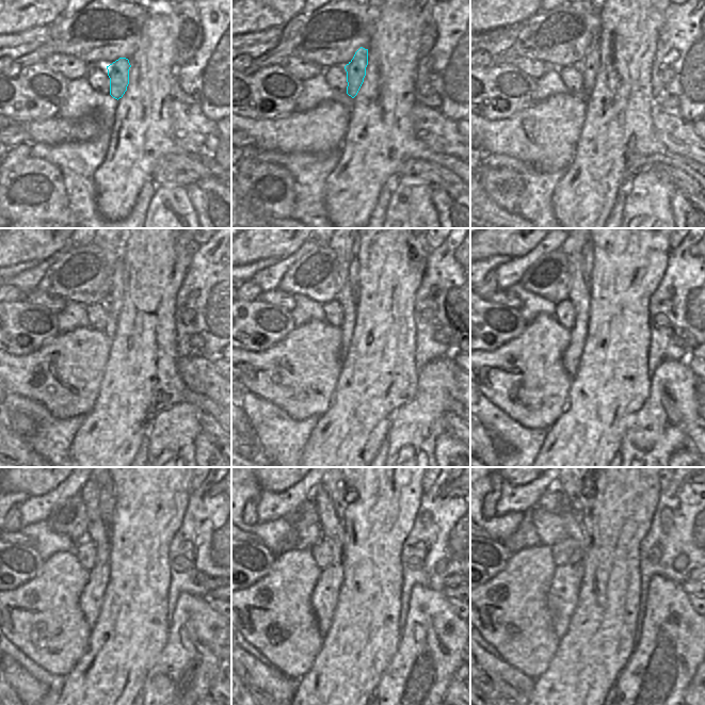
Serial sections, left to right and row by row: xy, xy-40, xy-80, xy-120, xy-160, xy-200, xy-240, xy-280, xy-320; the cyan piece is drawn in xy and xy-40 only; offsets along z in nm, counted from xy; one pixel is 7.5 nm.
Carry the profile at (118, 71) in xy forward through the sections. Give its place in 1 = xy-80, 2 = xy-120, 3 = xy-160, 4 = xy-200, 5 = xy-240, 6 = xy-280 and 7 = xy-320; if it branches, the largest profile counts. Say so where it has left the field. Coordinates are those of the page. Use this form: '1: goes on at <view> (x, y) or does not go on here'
1: goes on at xy-80 (590, 65)
2: goes on at xy-120 (115, 292)
3: goes on at xy-160 (354, 267)
4: goes on at xy-200 (588, 252)
5: goes on at xy-240 (107, 499)
6: goes on at xy-280 (336, 489)
7: goes on at xy-320 (573, 489)

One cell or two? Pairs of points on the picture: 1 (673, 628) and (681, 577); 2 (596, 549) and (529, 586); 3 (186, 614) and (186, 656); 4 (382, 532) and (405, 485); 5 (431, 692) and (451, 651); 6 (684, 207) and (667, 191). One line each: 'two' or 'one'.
1: two
2: two
3: one
4: one
5: one
6: two

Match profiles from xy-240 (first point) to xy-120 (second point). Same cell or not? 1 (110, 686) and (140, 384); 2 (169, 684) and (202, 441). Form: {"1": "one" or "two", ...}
{"1": "one", "2": "two"}

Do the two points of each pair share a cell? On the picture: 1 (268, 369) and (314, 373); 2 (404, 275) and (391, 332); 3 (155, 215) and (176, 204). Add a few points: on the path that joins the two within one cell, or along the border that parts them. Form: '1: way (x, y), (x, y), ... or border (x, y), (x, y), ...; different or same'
1: way (279, 371), (283, 374), (302, 373); same
2: way (397, 289), (391, 318); same
3: way (161, 209), (162, 203), (166, 198), (170, 201); same

